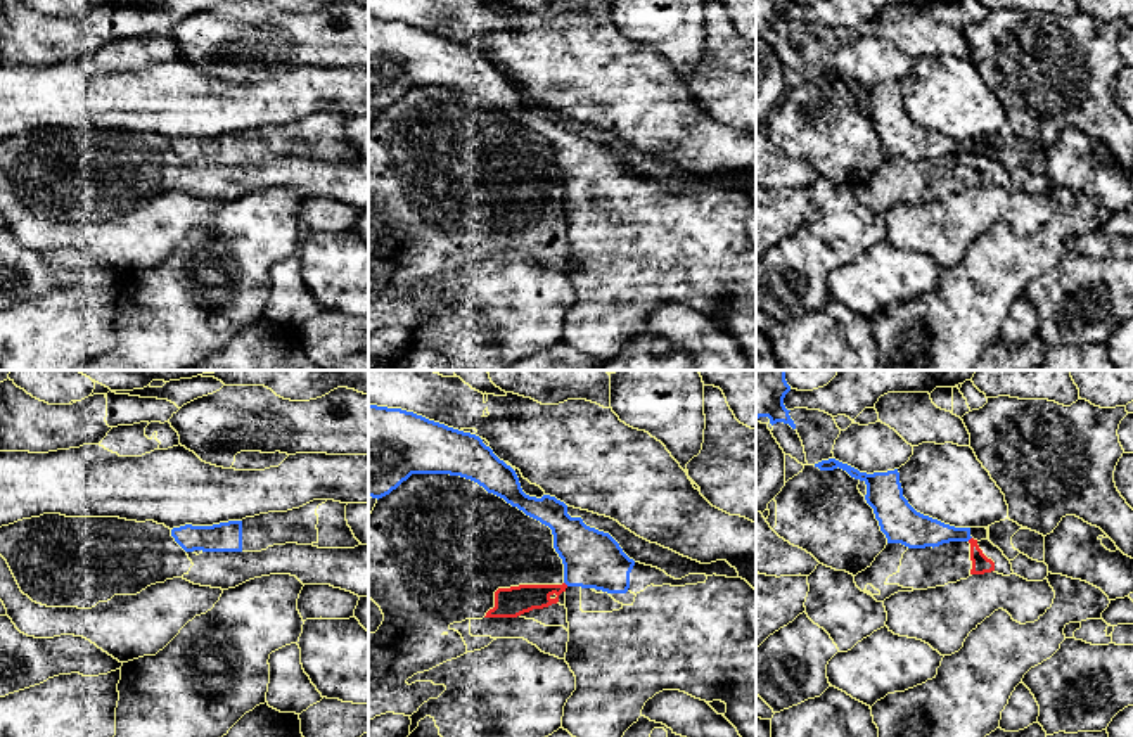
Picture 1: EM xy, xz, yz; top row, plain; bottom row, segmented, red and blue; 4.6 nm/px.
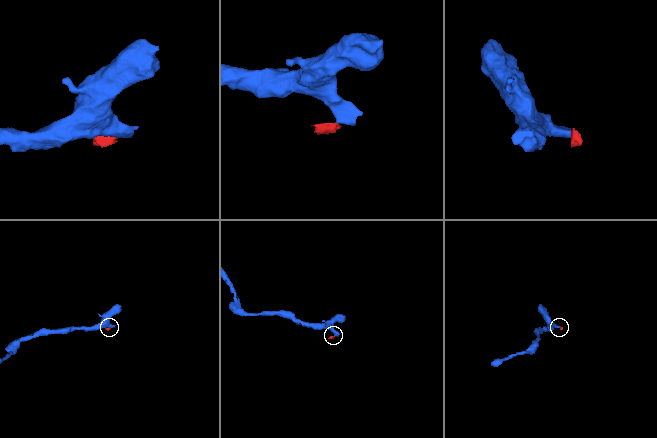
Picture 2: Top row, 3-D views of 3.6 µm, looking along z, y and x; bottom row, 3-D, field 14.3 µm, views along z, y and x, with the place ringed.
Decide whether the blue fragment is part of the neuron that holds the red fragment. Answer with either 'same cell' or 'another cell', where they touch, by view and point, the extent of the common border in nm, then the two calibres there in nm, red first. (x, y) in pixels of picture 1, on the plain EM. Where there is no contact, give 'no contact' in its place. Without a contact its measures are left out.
another cell; no contact

